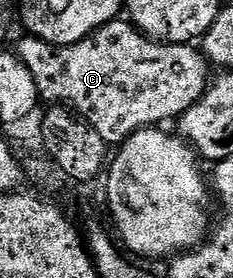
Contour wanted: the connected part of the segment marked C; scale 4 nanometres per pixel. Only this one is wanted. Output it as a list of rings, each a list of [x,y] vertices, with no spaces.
[[[126,20],[109,22],[71,46],[49,46],[44,40],[33,36],[23,39],[16,46],[16,53],[36,80],[39,99],[43,103],[61,104],[77,112],[92,128],[96,128],[96,132],[100,132],[100,136],[108,144],[121,144],[137,130],[166,124],[162,122],[169,118],[181,118],[184,112],[188,112],[188,108],[192,108],[192,104],[196,104],[204,96],[212,78],[211,63],[206,61],[206,55],[201,49],[180,42],[155,42]]]

